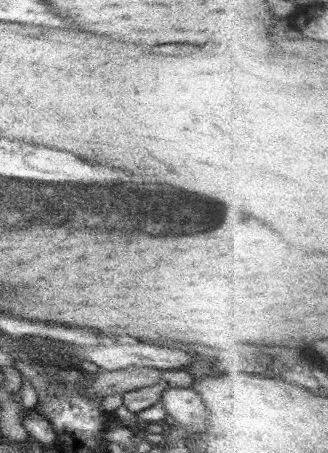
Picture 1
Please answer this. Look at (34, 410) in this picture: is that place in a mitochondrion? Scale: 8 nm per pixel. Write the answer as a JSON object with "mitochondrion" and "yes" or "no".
{"mitochondrion":"no"}

